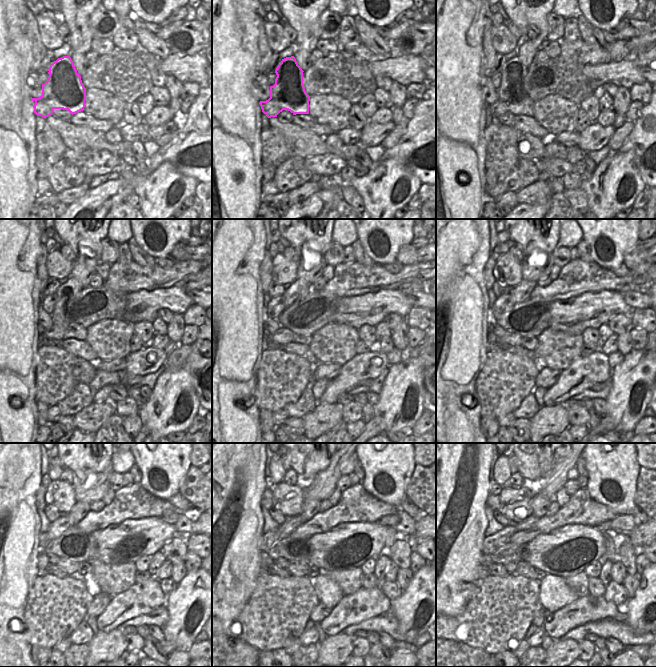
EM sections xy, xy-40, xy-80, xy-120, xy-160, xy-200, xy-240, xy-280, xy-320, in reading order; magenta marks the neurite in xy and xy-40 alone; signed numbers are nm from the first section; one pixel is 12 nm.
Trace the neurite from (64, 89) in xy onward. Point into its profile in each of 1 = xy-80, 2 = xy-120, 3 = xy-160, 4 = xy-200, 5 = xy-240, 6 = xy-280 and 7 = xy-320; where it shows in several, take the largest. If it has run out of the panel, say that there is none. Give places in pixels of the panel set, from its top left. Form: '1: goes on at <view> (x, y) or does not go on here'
1: goes on at xy-80 (512, 97)
2: goes on at xy-120 (67, 292)
3: goes on at xy-160 (298, 290)
4: goes on at xy-200 (521, 292)
5: goes on at xy-240 (79, 511)
6: goes on at xy-280 (310, 507)
7: goes on at xy-320 (539, 504)

